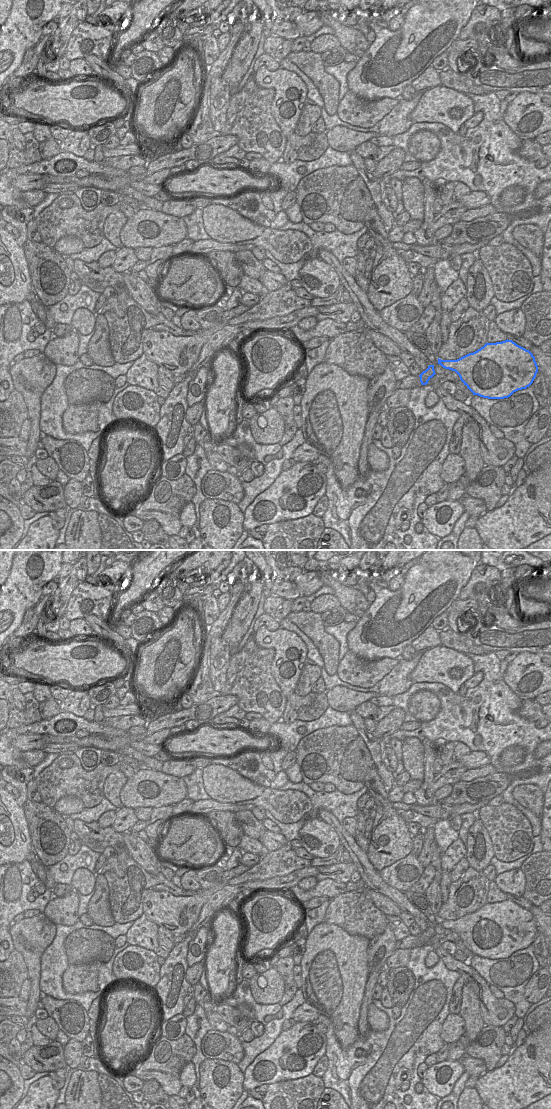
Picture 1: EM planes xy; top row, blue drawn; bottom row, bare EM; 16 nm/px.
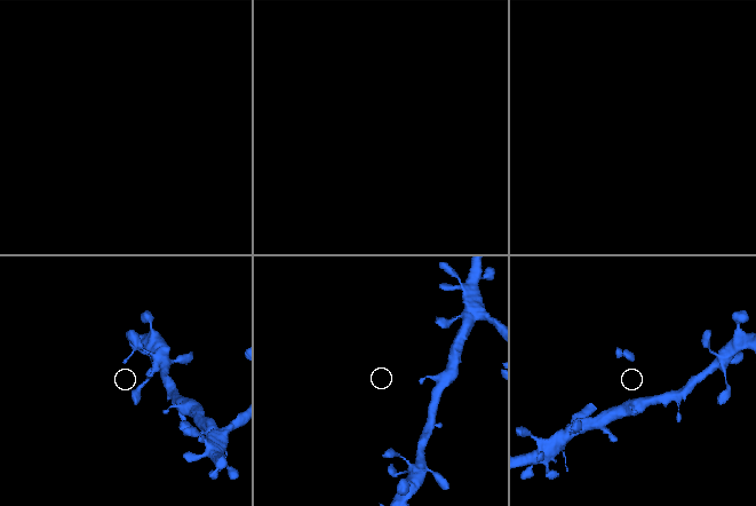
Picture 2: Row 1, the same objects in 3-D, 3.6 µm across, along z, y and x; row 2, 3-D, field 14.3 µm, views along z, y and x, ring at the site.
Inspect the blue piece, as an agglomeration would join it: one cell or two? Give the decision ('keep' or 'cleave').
keep

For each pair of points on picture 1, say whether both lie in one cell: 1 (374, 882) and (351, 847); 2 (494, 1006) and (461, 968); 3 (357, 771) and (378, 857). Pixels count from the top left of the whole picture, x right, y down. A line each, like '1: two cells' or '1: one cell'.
1: one cell
2: one cell
3: one cell

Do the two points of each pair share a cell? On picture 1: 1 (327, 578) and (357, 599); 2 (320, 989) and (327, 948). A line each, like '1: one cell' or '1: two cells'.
1: one cell
2: one cell

